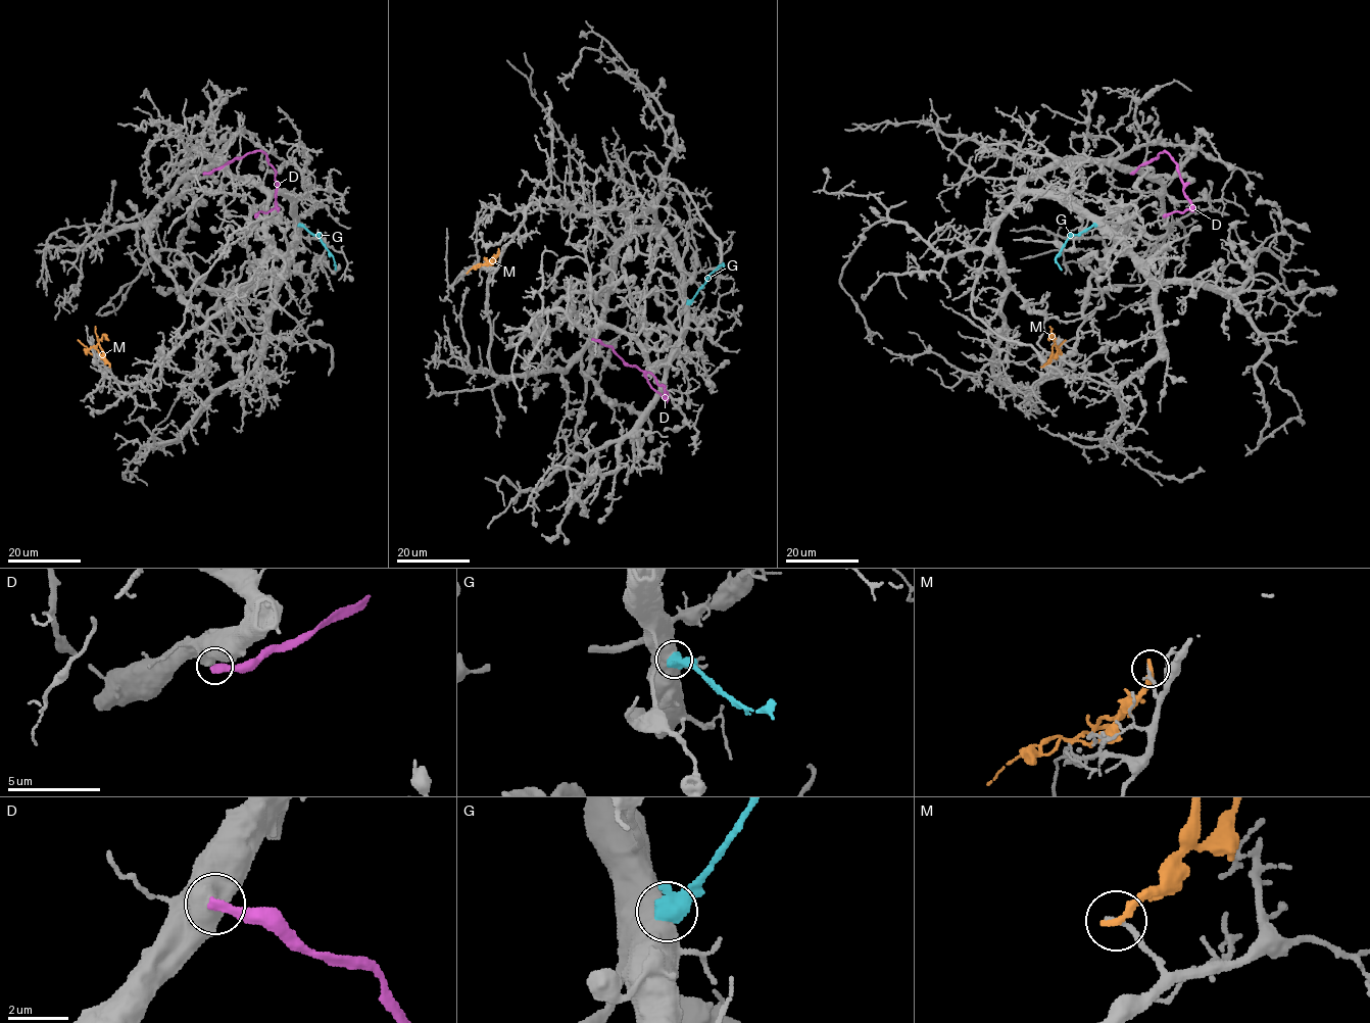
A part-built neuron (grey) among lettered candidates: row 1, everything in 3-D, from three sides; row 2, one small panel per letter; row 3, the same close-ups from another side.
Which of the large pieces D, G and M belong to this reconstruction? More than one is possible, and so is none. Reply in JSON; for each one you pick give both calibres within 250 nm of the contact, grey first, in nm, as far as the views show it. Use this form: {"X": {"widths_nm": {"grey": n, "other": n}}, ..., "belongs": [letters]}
{"belongs": []}

